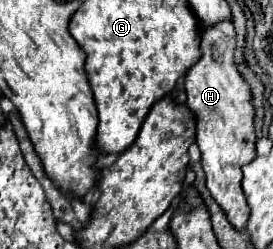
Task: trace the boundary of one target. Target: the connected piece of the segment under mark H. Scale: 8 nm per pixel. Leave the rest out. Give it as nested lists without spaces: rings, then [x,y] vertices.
[[[218,25],[218,29],[202,29],[202,59],[186,73],[184,89],[188,95],[186,105],[198,119],[196,143],[202,153],[202,167],[206,173],[206,187],[214,201],[222,207],[226,219],[236,231],[244,231],[250,207],[246,203],[240,179],[240,167],[256,157],[256,131],[254,131],[254,105],[252,89],[240,75],[234,63],[236,31],[234,25]]]

